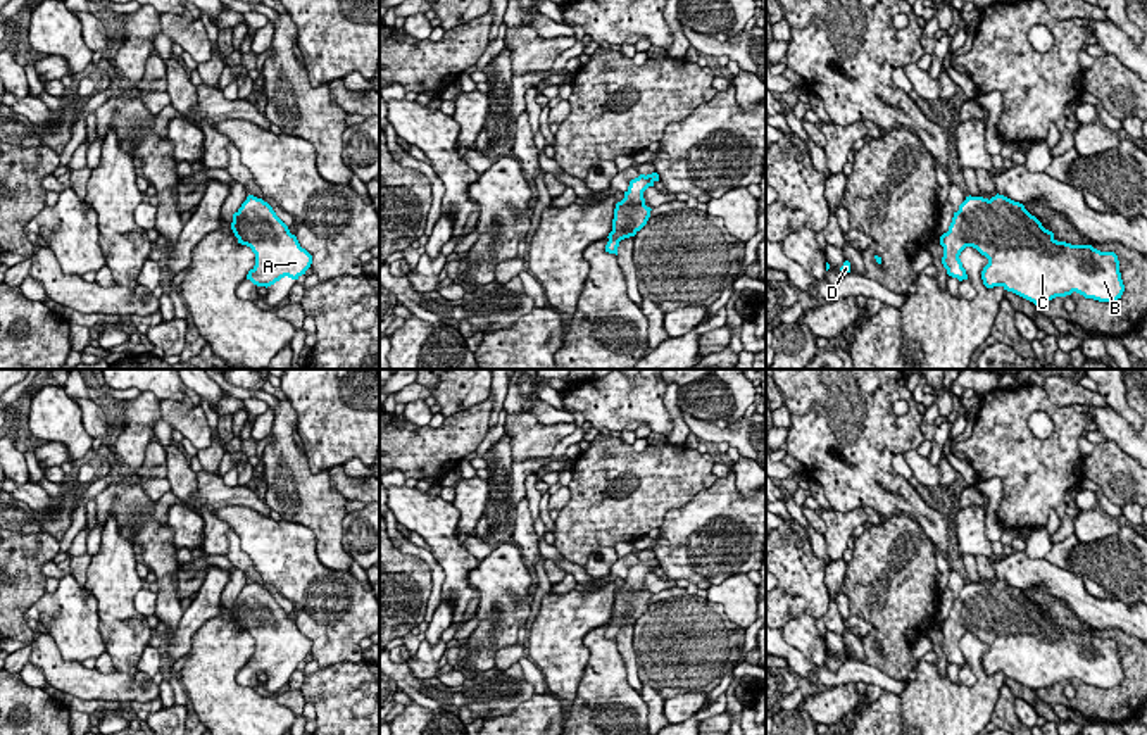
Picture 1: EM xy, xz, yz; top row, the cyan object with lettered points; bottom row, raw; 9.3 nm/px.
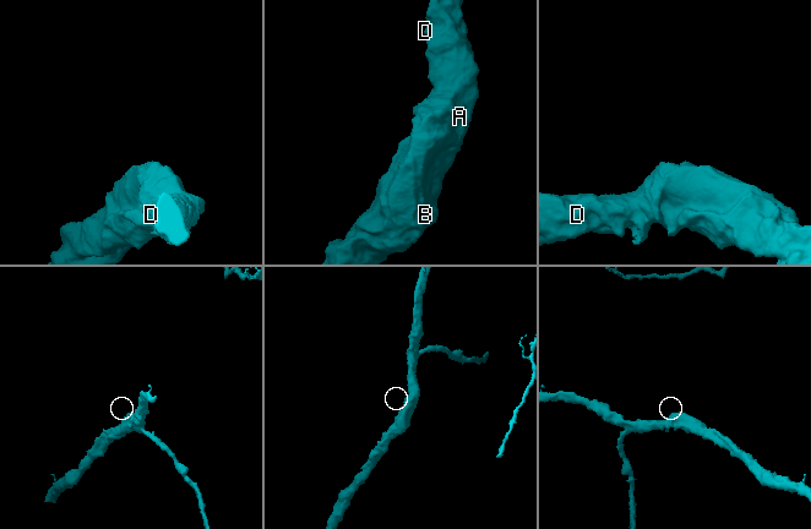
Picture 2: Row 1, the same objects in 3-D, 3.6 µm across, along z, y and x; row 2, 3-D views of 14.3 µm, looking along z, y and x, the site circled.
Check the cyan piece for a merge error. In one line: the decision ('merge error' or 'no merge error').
no merge error

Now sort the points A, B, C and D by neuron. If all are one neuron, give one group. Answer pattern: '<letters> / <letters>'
A B C D

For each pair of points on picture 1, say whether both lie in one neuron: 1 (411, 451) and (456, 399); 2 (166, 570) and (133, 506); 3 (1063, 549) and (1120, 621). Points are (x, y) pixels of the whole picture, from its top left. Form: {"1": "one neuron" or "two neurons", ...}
{"1": "two neurons", "2": "one neuron", "3": "two neurons"}

